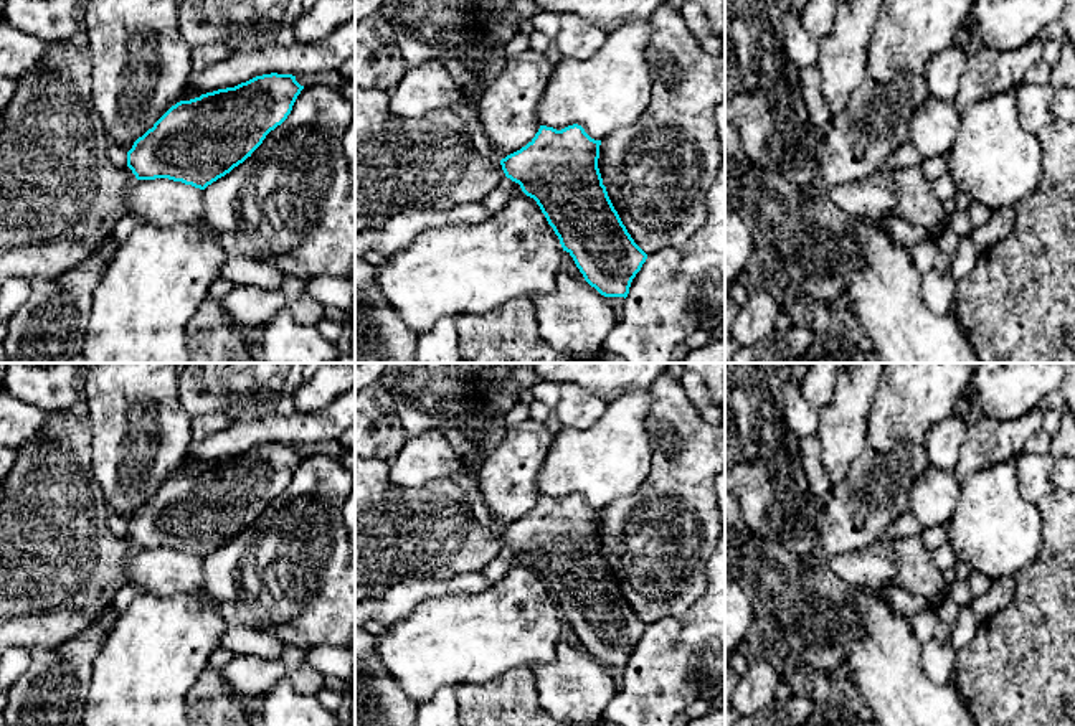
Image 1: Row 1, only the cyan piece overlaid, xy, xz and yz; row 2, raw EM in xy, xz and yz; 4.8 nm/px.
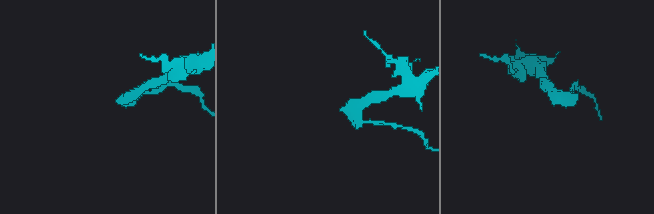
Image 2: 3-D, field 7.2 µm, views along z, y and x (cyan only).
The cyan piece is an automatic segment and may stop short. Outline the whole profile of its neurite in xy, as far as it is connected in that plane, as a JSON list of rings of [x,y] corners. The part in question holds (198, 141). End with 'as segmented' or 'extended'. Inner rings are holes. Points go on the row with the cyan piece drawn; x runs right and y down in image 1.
[[[263,74],[172,106],[127,152],[137,180],[168,178],[205,190],[243,163],[281,125],[304,86],[292,74]]]; as segmented

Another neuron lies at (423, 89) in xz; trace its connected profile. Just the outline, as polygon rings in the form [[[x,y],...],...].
[[[428,59],[410,68],[390,91],[388,109],[403,119],[424,119],[438,109],[449,109],[459,102],[464,102],[464,92],[451,78],[446,64]]]

